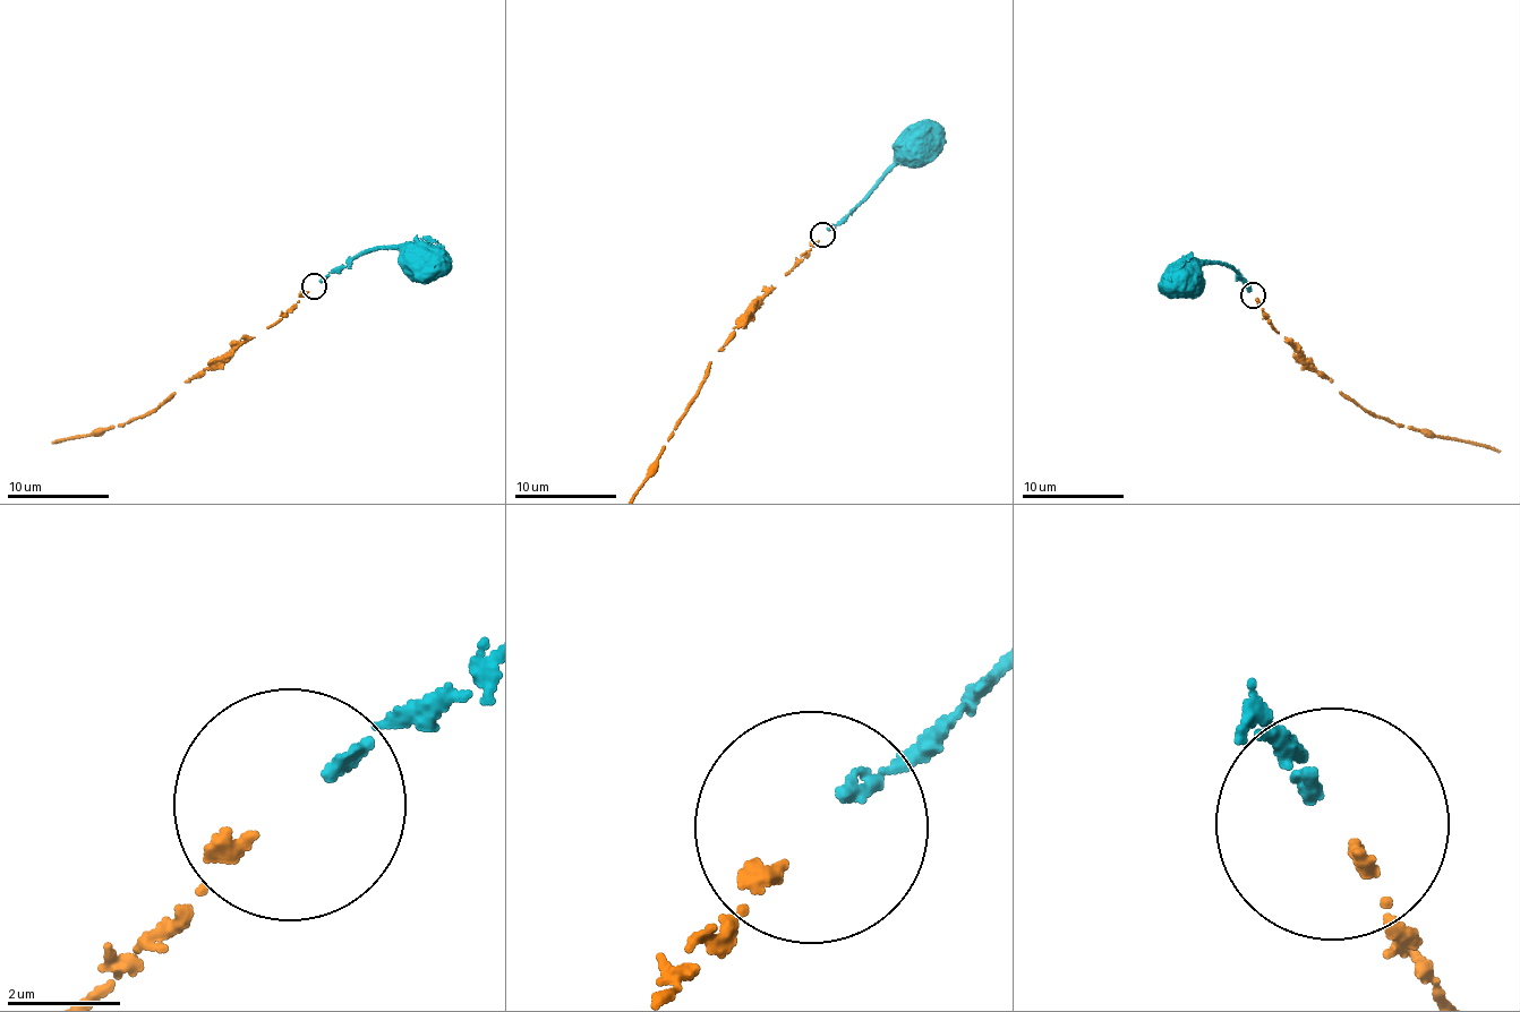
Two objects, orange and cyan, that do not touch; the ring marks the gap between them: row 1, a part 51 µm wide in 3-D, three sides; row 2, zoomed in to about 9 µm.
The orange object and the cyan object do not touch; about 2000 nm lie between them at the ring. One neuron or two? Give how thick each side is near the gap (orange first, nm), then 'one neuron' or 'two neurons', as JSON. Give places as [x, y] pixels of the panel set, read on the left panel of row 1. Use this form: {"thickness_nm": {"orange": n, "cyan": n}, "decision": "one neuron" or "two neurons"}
{"thickness_nm": {"orange": 260, "cyan": 240}, "decision": "one neuron"}

